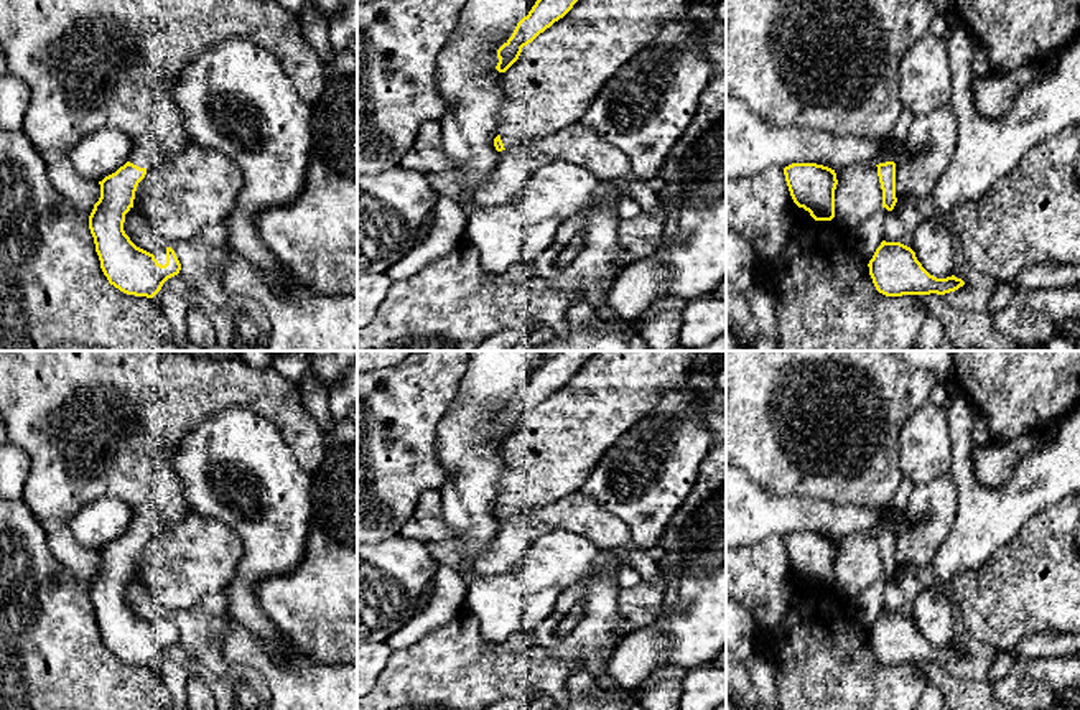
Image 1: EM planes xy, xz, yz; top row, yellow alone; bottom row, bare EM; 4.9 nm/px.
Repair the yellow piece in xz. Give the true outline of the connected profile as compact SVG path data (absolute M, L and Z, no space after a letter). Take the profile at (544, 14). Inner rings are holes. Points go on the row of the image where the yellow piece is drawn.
M537 0L524 16L512 36L497 49L496 69L505 72L520 56L522 48L532 43L540 33L563 18L578 0Z

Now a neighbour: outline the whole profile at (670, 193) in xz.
M726 72L713 76L698 99L698 109L663 163L657 186L660 208L632 219L619 217L619 244L629 262L655 254L665 234L670 208L683 208L685 158L696 138L726 114Z

